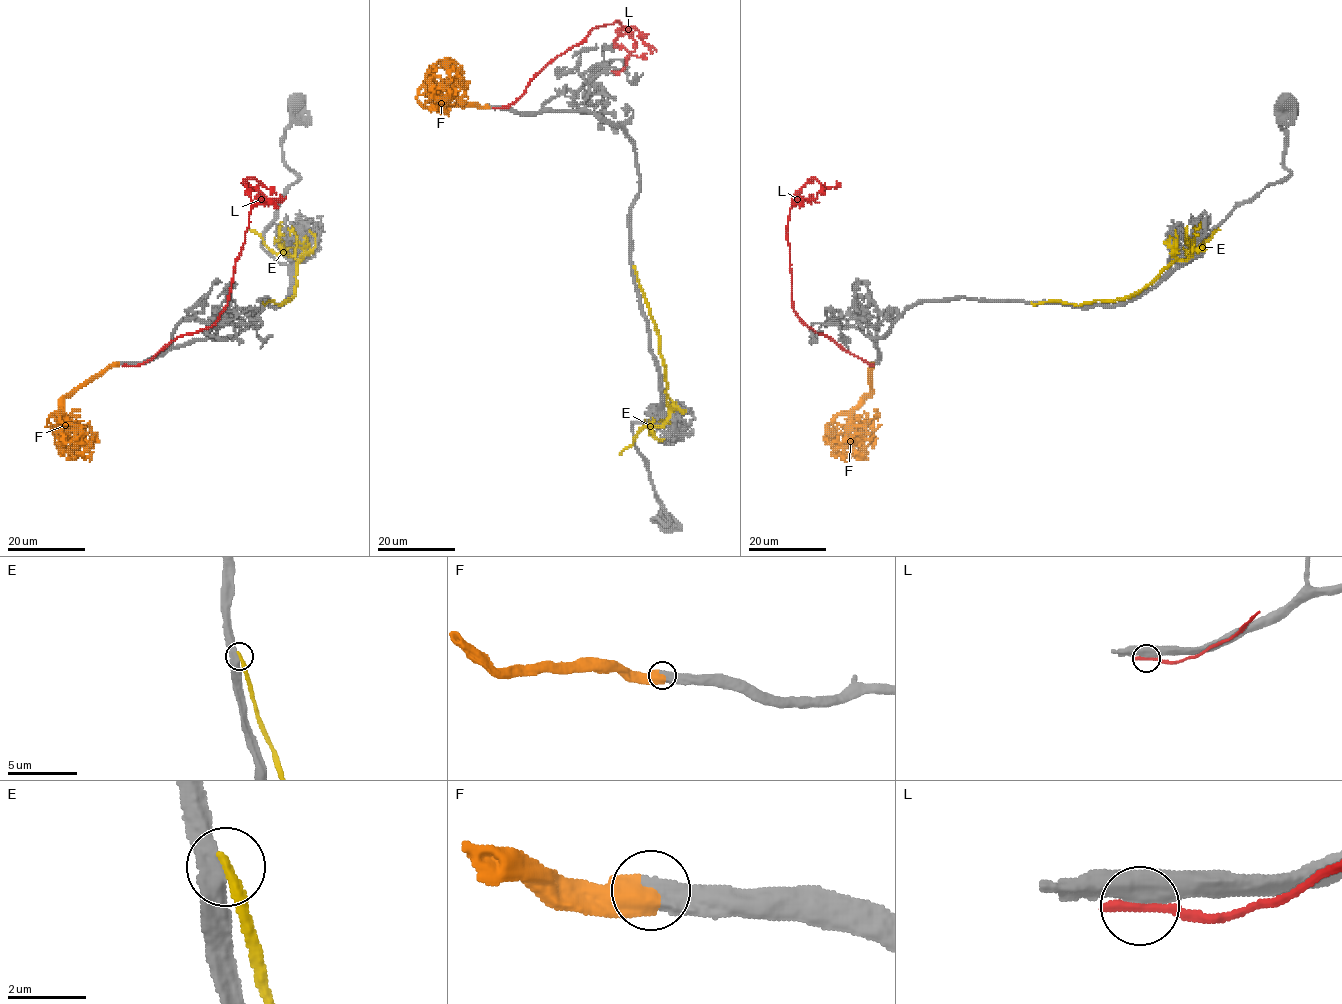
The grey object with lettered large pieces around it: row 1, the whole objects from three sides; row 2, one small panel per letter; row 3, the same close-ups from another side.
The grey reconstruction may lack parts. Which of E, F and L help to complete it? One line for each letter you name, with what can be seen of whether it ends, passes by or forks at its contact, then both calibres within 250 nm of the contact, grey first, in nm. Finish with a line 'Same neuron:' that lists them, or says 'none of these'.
F: it ends | 480/650 nm
Same neuron: F

